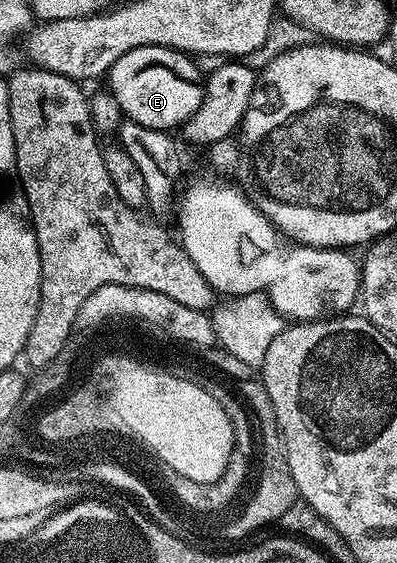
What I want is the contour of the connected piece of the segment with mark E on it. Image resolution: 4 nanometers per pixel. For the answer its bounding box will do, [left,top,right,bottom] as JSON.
[109,47,205,132]

